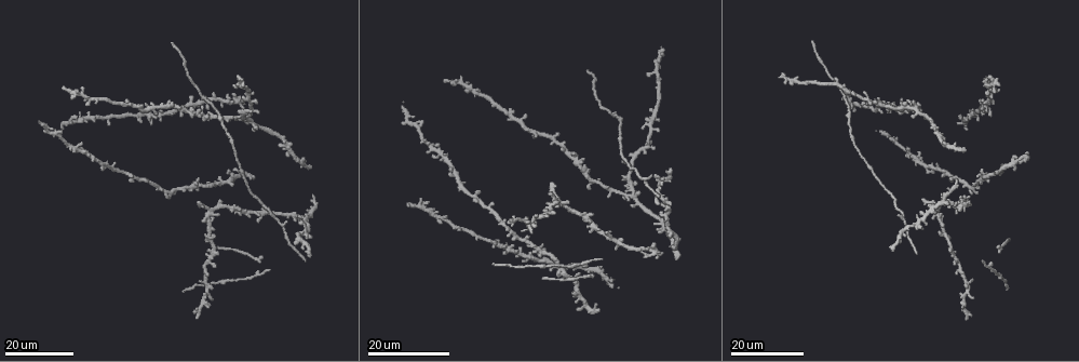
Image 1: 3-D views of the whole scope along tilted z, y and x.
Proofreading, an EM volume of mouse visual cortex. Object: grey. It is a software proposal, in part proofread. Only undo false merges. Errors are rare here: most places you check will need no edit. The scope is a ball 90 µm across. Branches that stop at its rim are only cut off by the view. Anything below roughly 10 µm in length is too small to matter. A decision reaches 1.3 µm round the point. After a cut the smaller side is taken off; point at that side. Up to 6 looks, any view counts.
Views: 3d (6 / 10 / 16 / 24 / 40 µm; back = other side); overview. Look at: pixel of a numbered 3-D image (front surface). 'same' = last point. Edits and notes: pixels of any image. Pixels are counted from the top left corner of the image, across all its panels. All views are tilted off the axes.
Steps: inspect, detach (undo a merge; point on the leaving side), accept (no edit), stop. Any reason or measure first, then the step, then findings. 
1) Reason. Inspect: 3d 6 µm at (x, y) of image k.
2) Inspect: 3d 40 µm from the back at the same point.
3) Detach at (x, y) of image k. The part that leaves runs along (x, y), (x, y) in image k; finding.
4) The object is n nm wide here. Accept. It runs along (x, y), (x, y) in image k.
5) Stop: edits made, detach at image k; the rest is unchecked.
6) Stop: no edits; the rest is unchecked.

Four arms meet. Inspect: 3d 16 µm at (205, 285) of image 1.

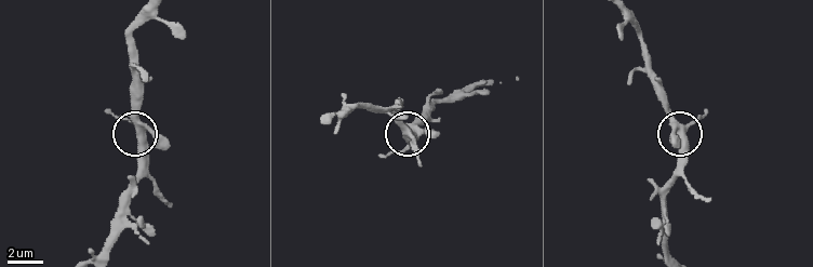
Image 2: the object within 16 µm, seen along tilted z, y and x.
Closer look. Inspect: 3d 6 µm at (142, 129) of image 2.

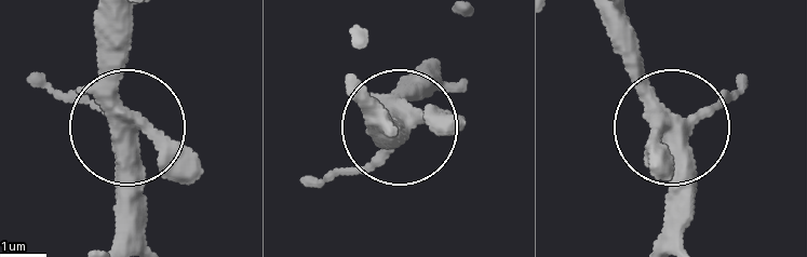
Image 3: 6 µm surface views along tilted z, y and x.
Accept. It runs along (112, 19), (128, 242) in image 3; continuous, no second neuron.

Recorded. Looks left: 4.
Inspect: 3d 16 µm at (649, 126) of image 1.

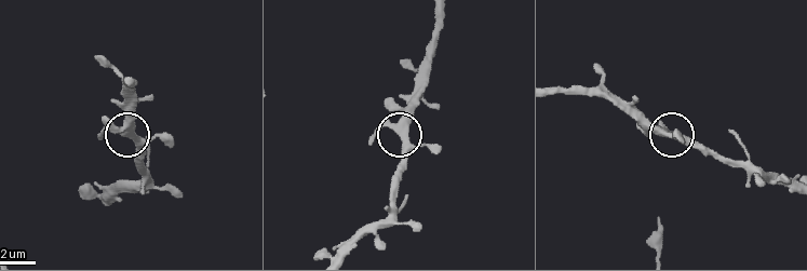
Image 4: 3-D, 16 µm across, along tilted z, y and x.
Inspect: 3d 10 µm at (662, 131) of image 4.

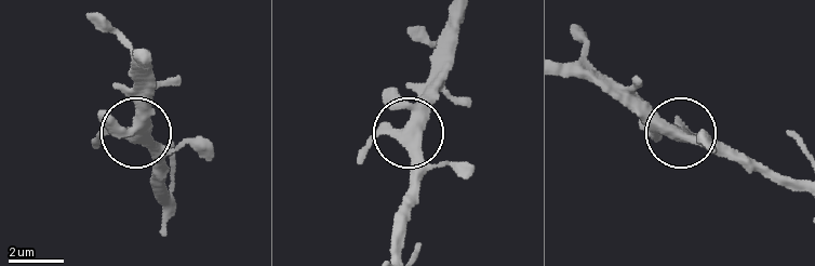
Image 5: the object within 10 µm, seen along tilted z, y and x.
Accept. It runs along (393, 248), (409, 174), (406, 128), (440, 91) in image 5; all the same neuron.

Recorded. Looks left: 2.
Inspect: 3d 16 µm at (221, 114) of image 1.

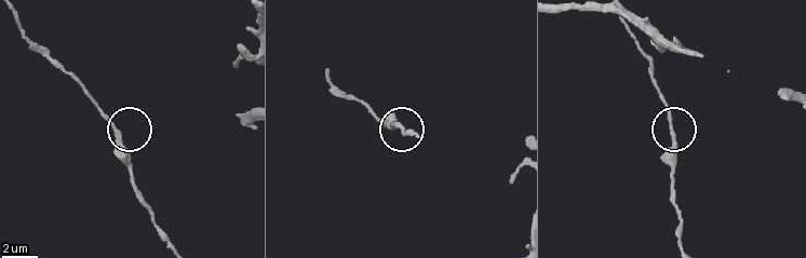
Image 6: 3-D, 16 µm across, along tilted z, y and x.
Inspect: 3d 6 µm at (117, 133) of image 6.

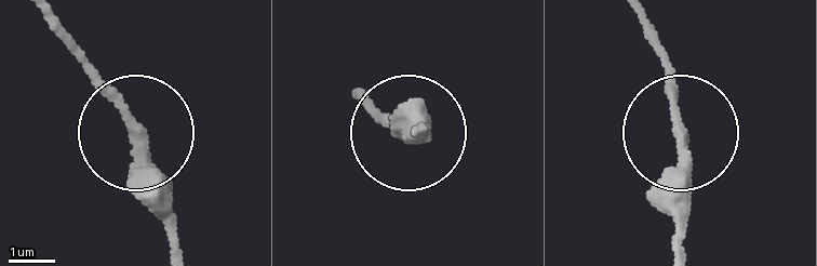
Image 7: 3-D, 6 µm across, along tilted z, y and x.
Accept. All the same neuron.

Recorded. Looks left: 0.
Stop: no edits; the rest is unchecked.

